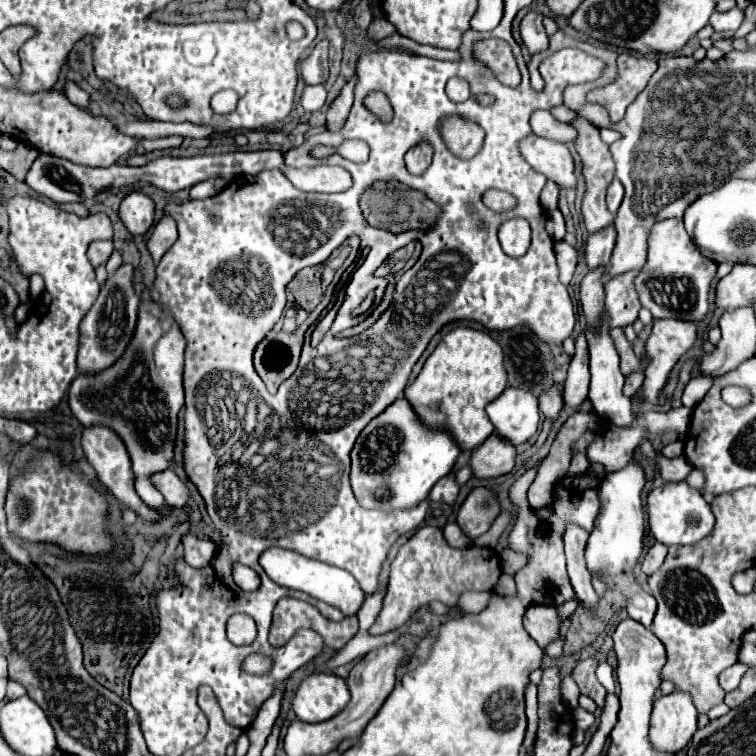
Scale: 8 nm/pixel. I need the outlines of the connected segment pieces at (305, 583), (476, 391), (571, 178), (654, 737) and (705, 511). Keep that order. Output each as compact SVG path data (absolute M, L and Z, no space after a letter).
M268 548L260 558L260 566L276 584L302 590L302 592L306 592L306 594L322 600L330 606L336 606L336 608L340 608L340 612L344 616L354 616L364 602L364 592L360 590L360 586L352 574L319 560L310 560L310 558L300 556L296 552L290 552L284 548Z
M458 326L450 330L432 356L428 356L422 372L404 390L404 396L424 426L446 430L464 452L478 448L494 432L484 408L504 392L506 382L508 378L498 342L486 332Z
M530 134L528 138L520 140L520 154L524 154L532 168L556 182L560 188L576 188L574 162L566 144Z
M672 692L668 696L658 696L654 700L654 710L652 710L652 722L650 722L650 742L656 746L656 750L664 750L666 754L676 754L680 752L690 738L696 732L696 718L698 712L694 708L694 702L688 694L684 692Z
M686 480L654 488L646 498L646 514L652 536L666 546L696 544L714 528L714 514L710 510L710 504L702 498L702 494L696 488L688 486Z

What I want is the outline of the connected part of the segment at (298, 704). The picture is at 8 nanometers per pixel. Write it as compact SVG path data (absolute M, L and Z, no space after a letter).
M310 674L292 698L292 710L302 722L324 722L344 710L350 700L346 682L334 674Z

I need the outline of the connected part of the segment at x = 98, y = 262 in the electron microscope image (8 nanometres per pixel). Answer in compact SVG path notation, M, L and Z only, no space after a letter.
M98 240L98 242L92 242L90 248L88 248L88 260L94 268L106 264L106 260L110 258L112 254L112 240Z

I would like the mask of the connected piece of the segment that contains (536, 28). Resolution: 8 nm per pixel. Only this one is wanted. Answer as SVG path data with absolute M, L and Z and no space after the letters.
M528 12L520 22L520 38L530 54L544 52L548 48L548 36L544 32L542 14Z

